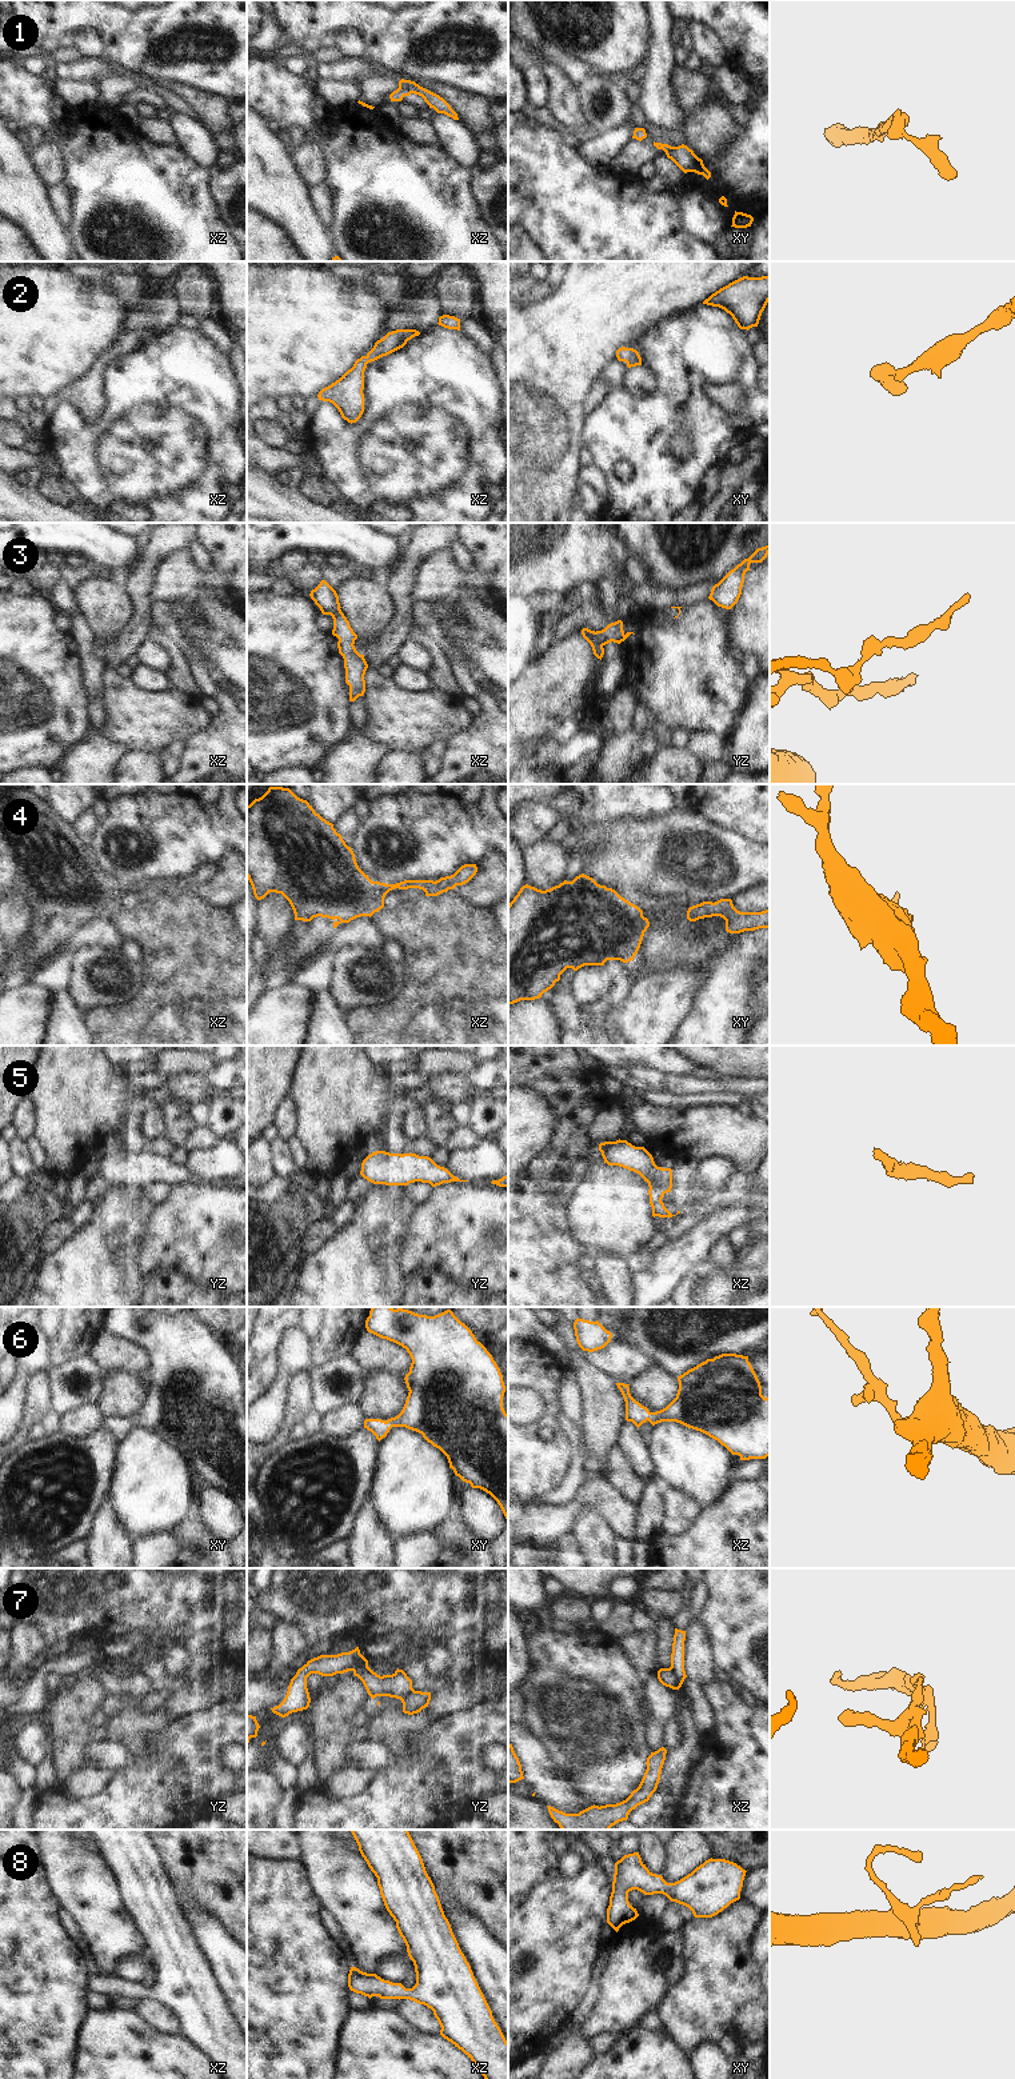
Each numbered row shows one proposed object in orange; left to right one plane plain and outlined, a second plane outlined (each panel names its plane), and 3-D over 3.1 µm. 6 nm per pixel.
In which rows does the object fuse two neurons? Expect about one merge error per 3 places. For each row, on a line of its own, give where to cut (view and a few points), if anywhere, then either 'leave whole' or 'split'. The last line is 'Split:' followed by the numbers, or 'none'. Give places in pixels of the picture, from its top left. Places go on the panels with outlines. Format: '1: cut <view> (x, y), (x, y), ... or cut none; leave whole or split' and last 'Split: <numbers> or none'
1: cut xz (399, 87), (411, 92); split
2: cut none; leave whole
3: cut none; leave whole
4: cut none; leave whole
5: cut none; leave whole
6: cut none; leave whole
7: cut xz (670, 1667), (679, 1687); split
8: cut none; leave whole
Split: 1, 7

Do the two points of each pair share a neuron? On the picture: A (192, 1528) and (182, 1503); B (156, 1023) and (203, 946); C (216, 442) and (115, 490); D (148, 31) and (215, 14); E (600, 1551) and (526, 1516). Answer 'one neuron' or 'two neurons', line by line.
A: two neurons
B: one neuron
C: one neuron
D: one neuron
E: two neurons

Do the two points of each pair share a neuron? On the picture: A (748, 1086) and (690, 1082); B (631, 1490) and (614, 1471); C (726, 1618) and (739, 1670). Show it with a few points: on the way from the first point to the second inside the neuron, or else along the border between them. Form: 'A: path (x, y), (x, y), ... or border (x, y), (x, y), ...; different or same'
A: path (734, 1084), (704, 1084); same
B: path (628, 1486), (618, 1475); same
C: path (739, 1631), (739, 1656); same

